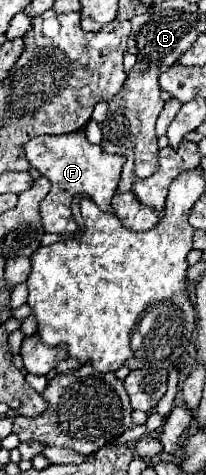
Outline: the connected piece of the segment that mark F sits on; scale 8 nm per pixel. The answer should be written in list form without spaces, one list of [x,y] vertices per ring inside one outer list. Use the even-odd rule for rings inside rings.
[[[72,131],[68,135],[42,135],[24,145],[26,159],[30,167],[38,169],[42,177],[46,177],[52,187],[44,201],[40,203],[40,217],[42,227],[46,233],[74,233],[78,231],[78,225],[72,219],[70,201],[74,195],[88,195],[102,211],[112,211],[110,199],[114,195],[114,189],[120,183],[122,165],[126,163],[124,155],[112,155],[106,153],[100,145],[92,145],[84,131]]]

